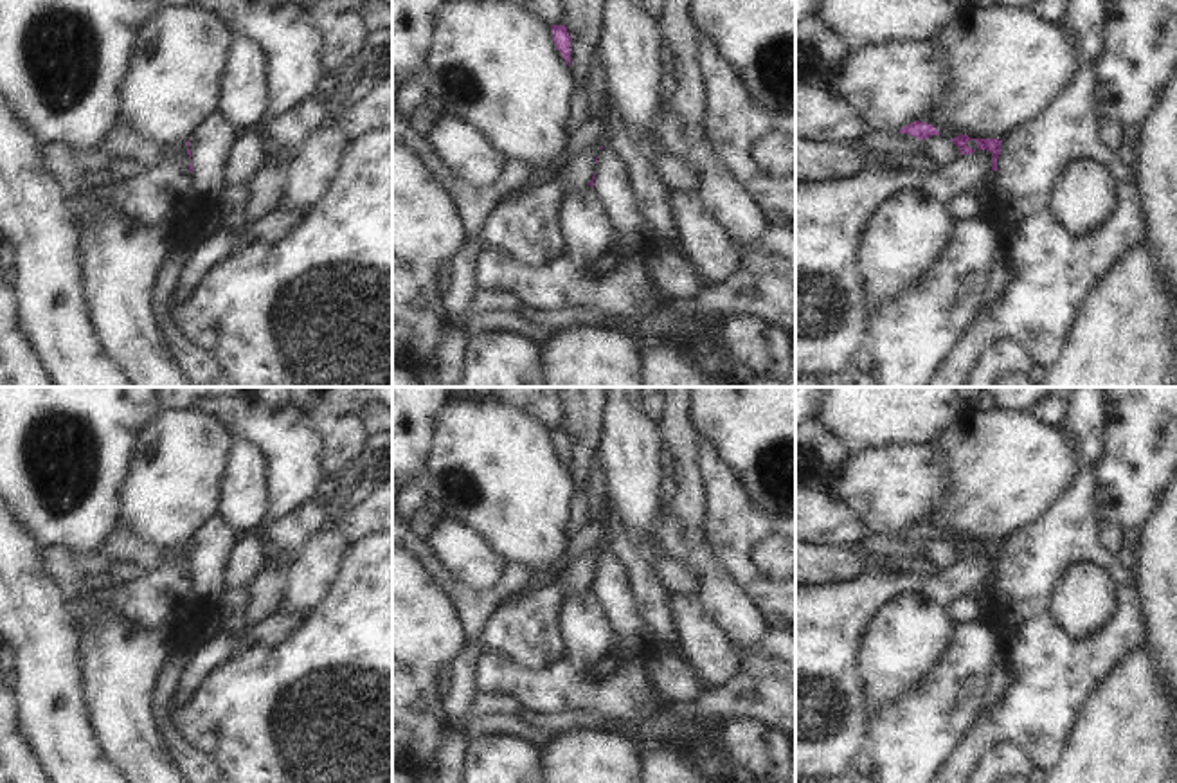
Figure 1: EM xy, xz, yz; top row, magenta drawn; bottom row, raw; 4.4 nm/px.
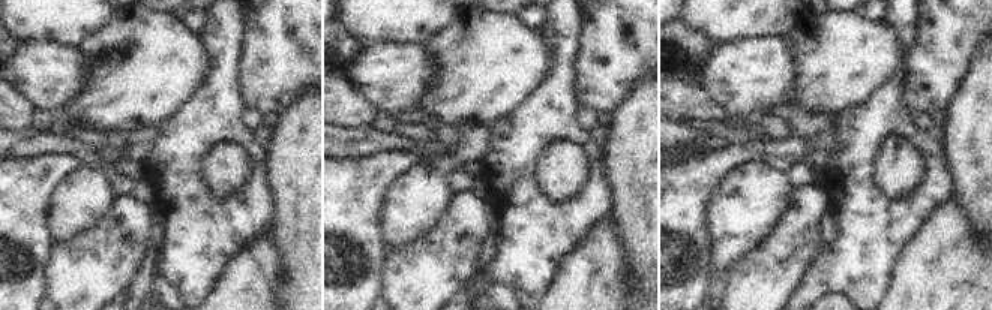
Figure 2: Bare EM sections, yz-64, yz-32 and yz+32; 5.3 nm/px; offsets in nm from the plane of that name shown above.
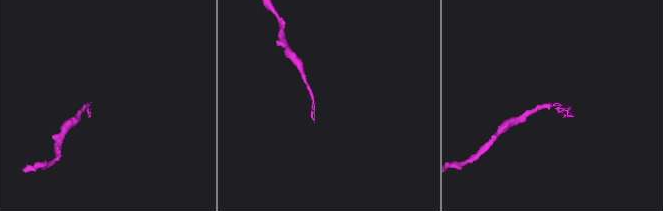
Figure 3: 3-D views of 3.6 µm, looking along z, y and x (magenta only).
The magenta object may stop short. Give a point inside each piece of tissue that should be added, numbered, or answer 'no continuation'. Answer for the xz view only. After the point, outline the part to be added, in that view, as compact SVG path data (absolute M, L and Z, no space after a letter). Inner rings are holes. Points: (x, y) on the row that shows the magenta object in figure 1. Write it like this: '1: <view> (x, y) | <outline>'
1: xz (612, 182) | M608 144L597 153L594 189L619 232L615 248L610 254L615 270L630 257L646 259L657 236L639 209L626 162Z

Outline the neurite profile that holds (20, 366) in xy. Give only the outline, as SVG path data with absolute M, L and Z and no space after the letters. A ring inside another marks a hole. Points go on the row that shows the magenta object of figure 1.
M0 266L0 387L56 387L23 329L13 277Z

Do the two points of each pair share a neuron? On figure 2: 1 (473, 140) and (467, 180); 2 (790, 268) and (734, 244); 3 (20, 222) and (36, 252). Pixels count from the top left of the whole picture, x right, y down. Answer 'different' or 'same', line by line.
1: different
2: different
3: same

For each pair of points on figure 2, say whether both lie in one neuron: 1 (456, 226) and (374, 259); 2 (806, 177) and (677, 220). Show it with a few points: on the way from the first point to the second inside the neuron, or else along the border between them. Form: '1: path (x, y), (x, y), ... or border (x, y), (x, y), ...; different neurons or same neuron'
1: border (389, 249), (384, 258), (381, 289); different neurons
2: border (808, 160), (797, 162), (787, 172); different neurons

